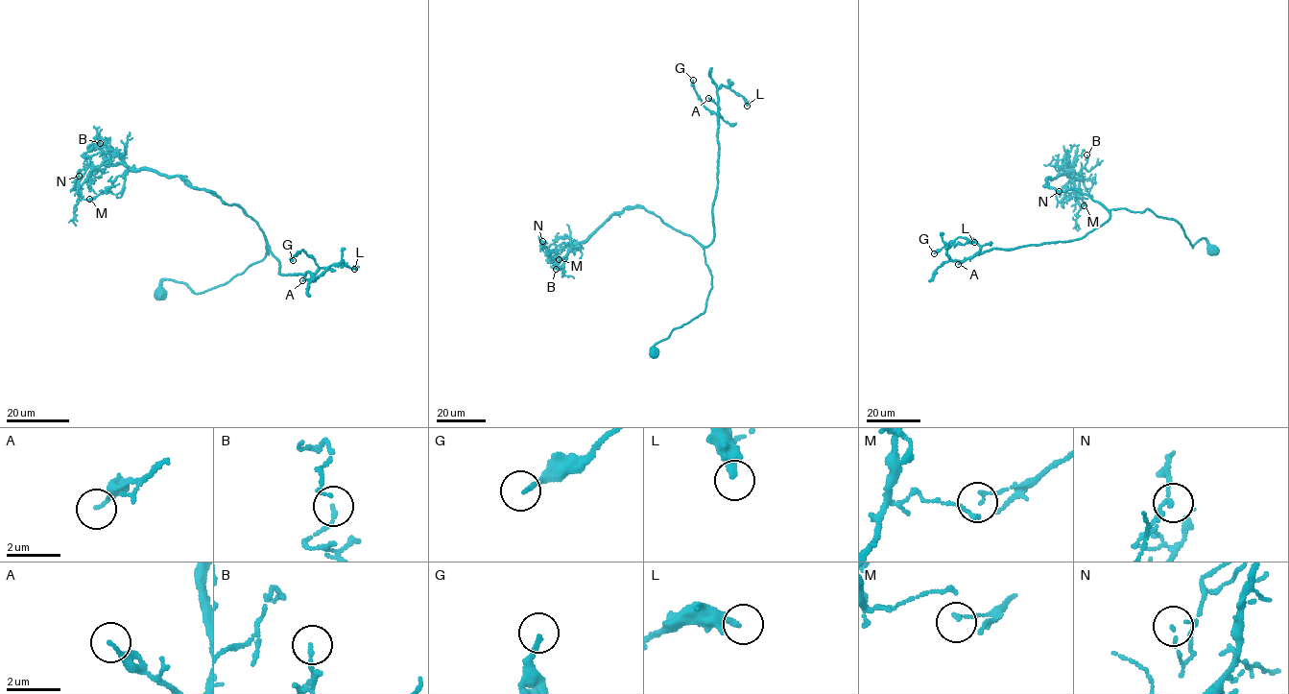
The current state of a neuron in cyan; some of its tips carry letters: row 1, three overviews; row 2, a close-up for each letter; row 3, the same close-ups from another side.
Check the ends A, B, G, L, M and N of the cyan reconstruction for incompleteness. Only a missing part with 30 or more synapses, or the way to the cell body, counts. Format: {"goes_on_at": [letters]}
{"goes_on_at": []}

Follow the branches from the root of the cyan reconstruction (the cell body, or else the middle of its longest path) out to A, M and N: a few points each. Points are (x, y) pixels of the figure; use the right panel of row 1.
A: (1211, 250), (1203, 237), (1192, 248), (1175, 220), (1119, 208), (1081, 238), (992, 248), (958, 264)
M: (1211, 250), (1203, 237), (1192, 248), (1175, 220), (1107, 209), (1046, 179), (1073, 177), (1084, 205)
N: (1211, 250), (1147, 208), (1107, 209), (1045, 186), (1068, 167), (1059, 191)

